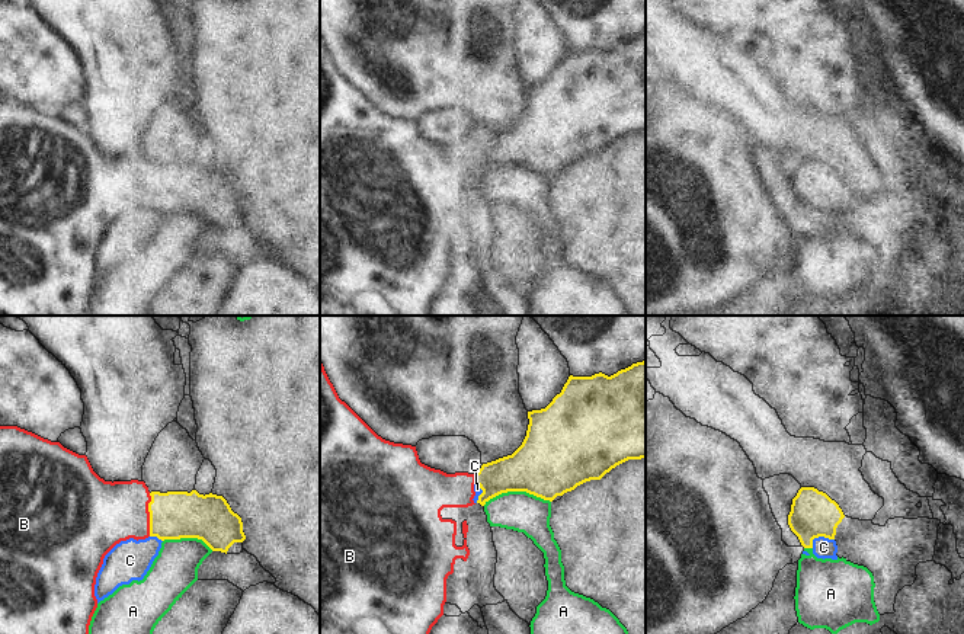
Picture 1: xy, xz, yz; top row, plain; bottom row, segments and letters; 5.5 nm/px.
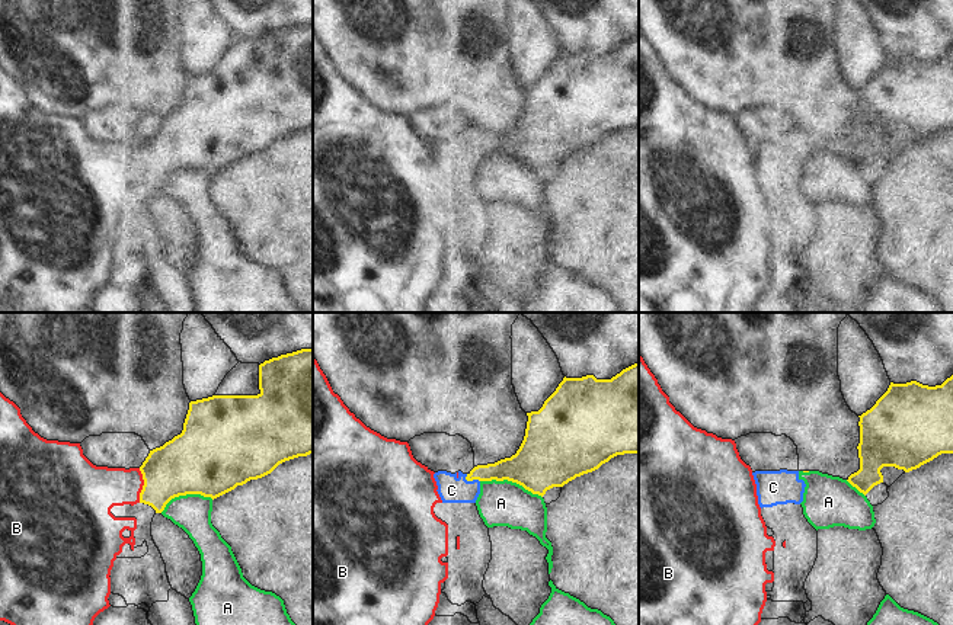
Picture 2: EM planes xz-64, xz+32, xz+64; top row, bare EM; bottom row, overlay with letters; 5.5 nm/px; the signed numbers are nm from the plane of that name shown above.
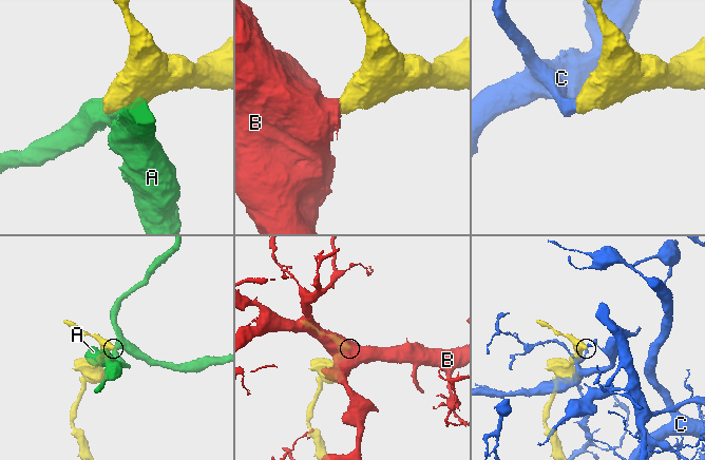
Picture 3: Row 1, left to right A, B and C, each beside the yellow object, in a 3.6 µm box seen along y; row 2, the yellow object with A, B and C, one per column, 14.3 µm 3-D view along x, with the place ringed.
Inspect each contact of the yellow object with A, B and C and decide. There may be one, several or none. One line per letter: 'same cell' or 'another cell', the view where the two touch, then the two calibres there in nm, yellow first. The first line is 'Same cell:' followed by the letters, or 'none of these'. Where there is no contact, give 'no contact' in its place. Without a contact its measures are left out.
Same cell: B
A: another cell; contact in xz; calibres 380 and 220 nm
B: same cell; contact in xy; calibres 260 and 360 nm
C: another cell; contact in yz; calibres 260 and 110 nm

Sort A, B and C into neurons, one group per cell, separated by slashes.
A / B / C

